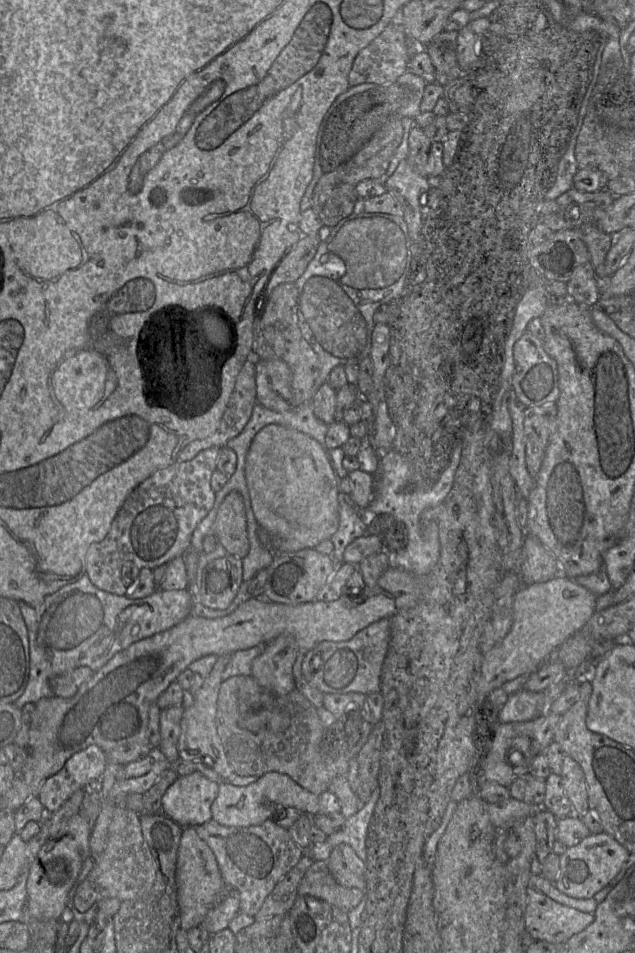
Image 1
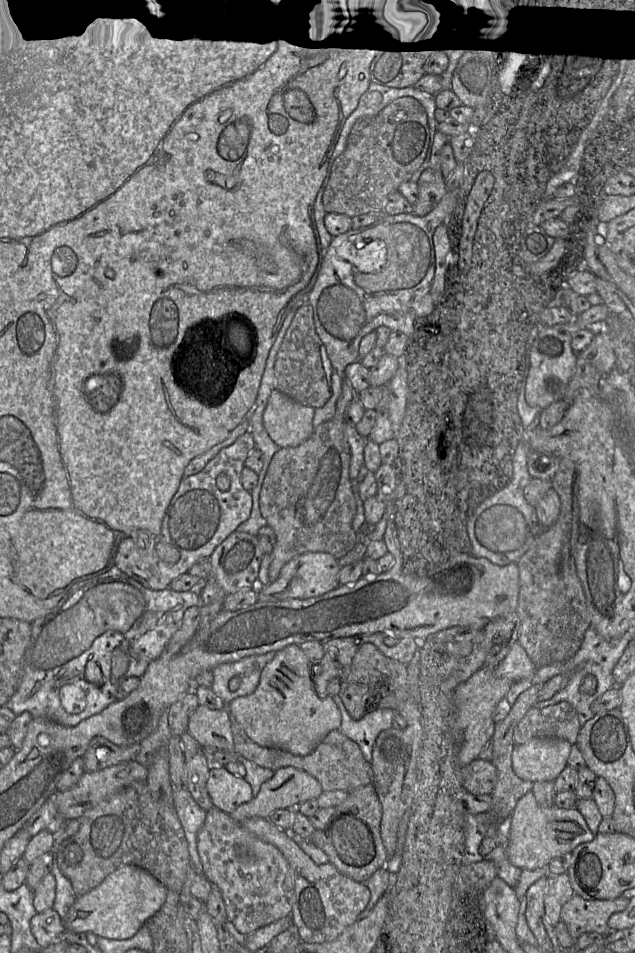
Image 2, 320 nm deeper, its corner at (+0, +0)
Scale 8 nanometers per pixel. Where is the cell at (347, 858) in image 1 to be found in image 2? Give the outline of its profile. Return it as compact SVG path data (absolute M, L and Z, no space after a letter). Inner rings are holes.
M373 784L364 785L349 792L347 798L335 807L335 812L327 825L323 829L316 829L308 840L327 854L329 862L340 873L357 882L365 883L378 869L382 869L388 860L381 838L381 818L382 806Z

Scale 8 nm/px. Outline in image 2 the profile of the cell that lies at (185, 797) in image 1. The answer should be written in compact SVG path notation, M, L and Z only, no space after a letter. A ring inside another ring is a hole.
M224 766L210 769L206 787L214 808L227 814L254 798L244 777L233 775Z

